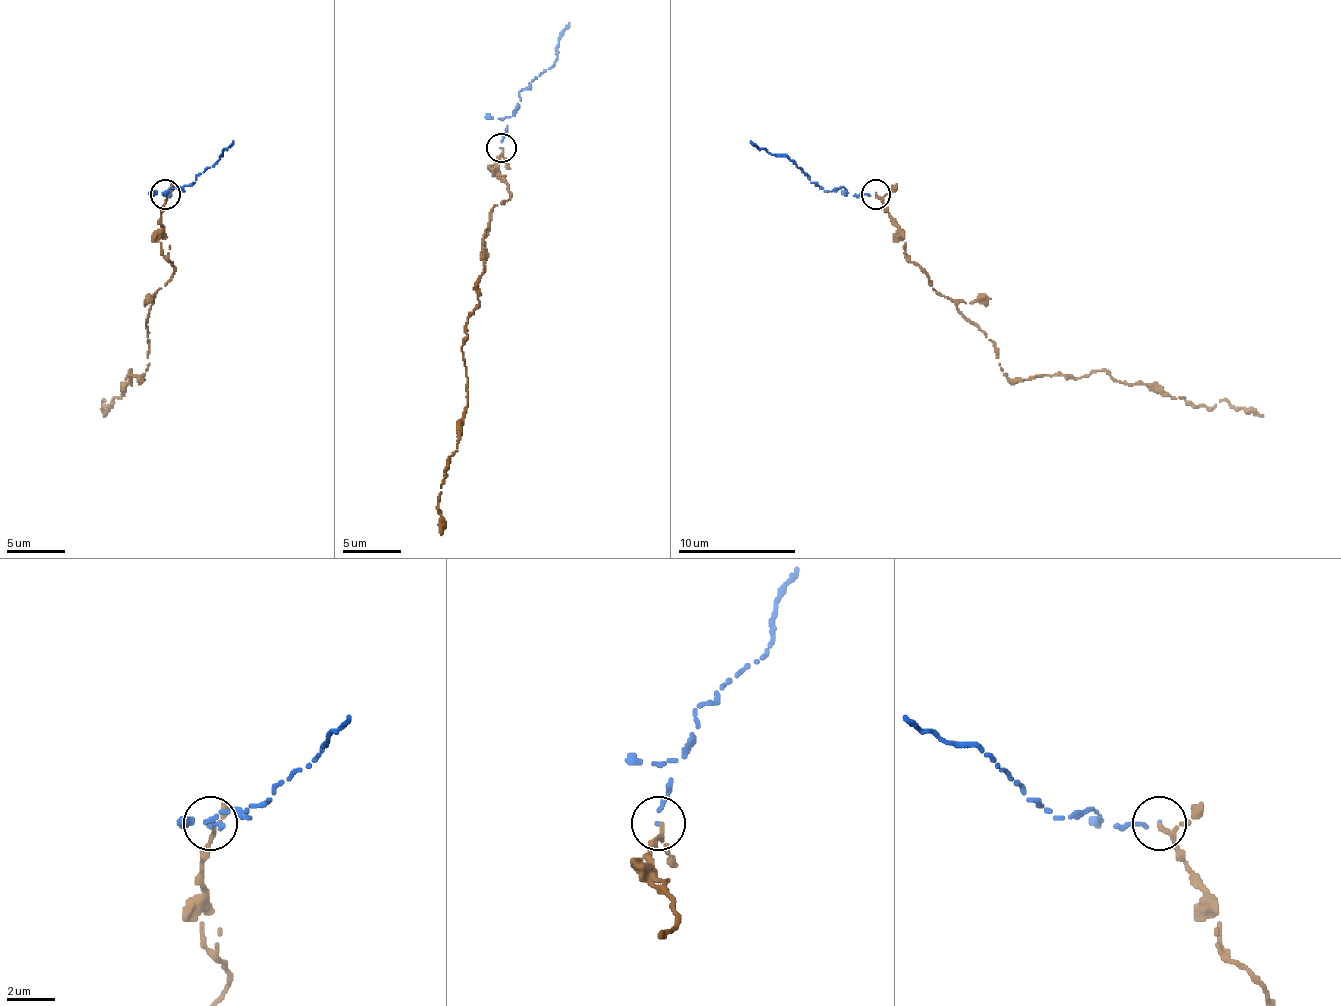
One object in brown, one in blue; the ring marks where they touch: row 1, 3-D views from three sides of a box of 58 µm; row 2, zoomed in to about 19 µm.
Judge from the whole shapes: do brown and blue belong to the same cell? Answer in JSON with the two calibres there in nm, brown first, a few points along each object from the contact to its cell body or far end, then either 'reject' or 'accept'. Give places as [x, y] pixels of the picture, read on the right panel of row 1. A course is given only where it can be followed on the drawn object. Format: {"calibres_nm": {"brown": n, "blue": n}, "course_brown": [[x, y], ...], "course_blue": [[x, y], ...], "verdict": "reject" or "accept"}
{"calibres_nm": {"brown": 150, "blue": 150}, "course_brown": [[875, 195], [904, 239], [904, 253], [993, 342], [1010, 380], [1104, 371], [1196, 407], [1228, 401], [1263, 415]], "course_blue": [[875, 195], [848, 192], [842, 186], [825, 192], [787, 156], [775, 156], [751, 142]], "verdict": "accept"}

